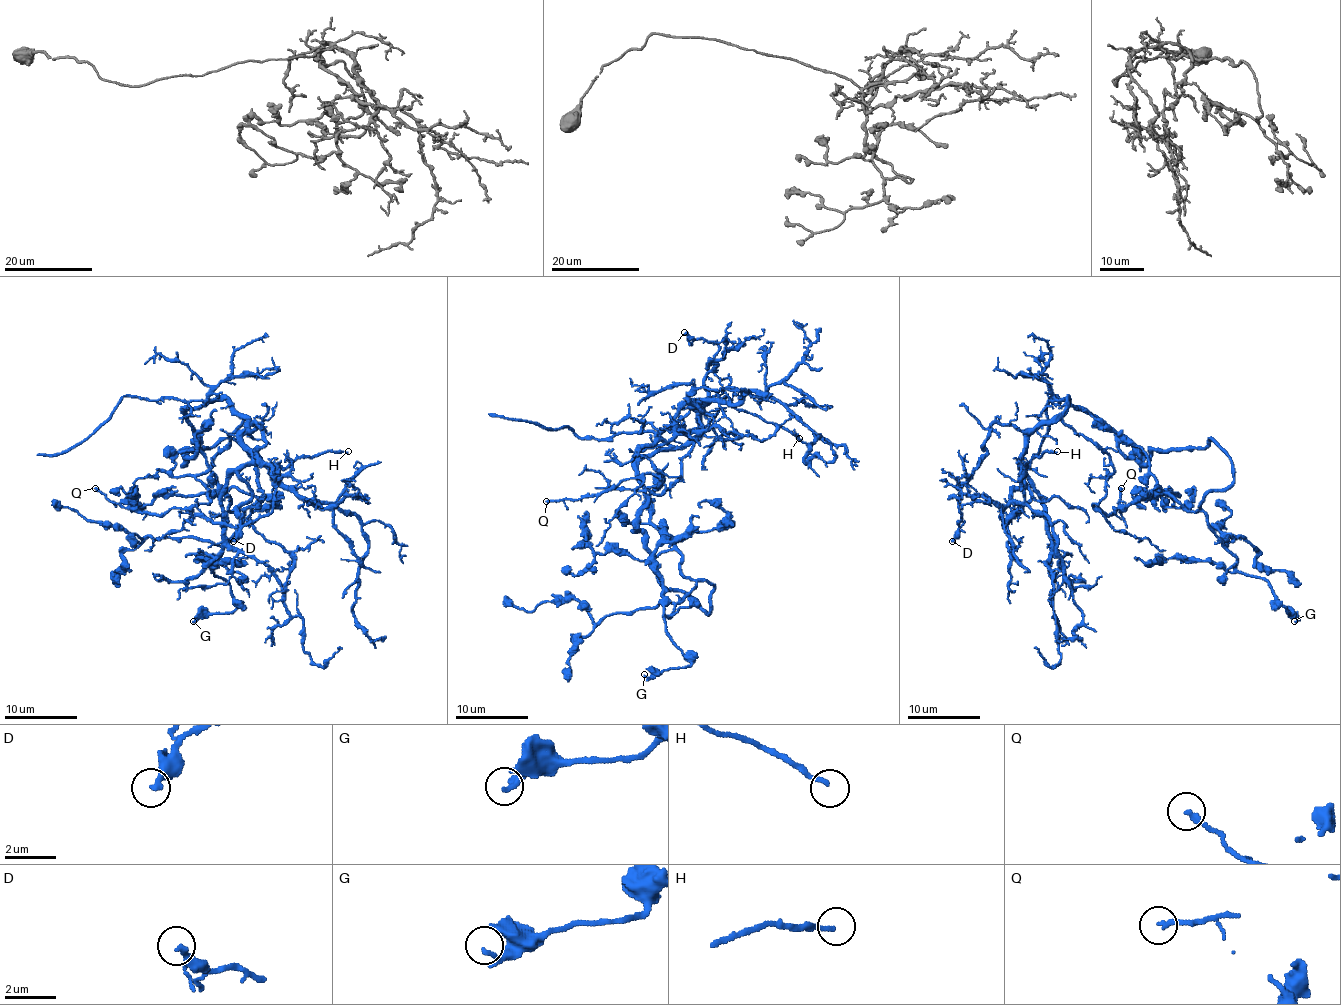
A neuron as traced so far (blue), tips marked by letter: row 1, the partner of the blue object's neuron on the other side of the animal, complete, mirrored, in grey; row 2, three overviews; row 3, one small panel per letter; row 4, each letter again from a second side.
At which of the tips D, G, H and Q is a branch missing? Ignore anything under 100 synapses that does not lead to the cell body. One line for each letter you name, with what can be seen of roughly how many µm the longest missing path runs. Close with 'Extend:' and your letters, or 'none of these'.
Extend: none of these

